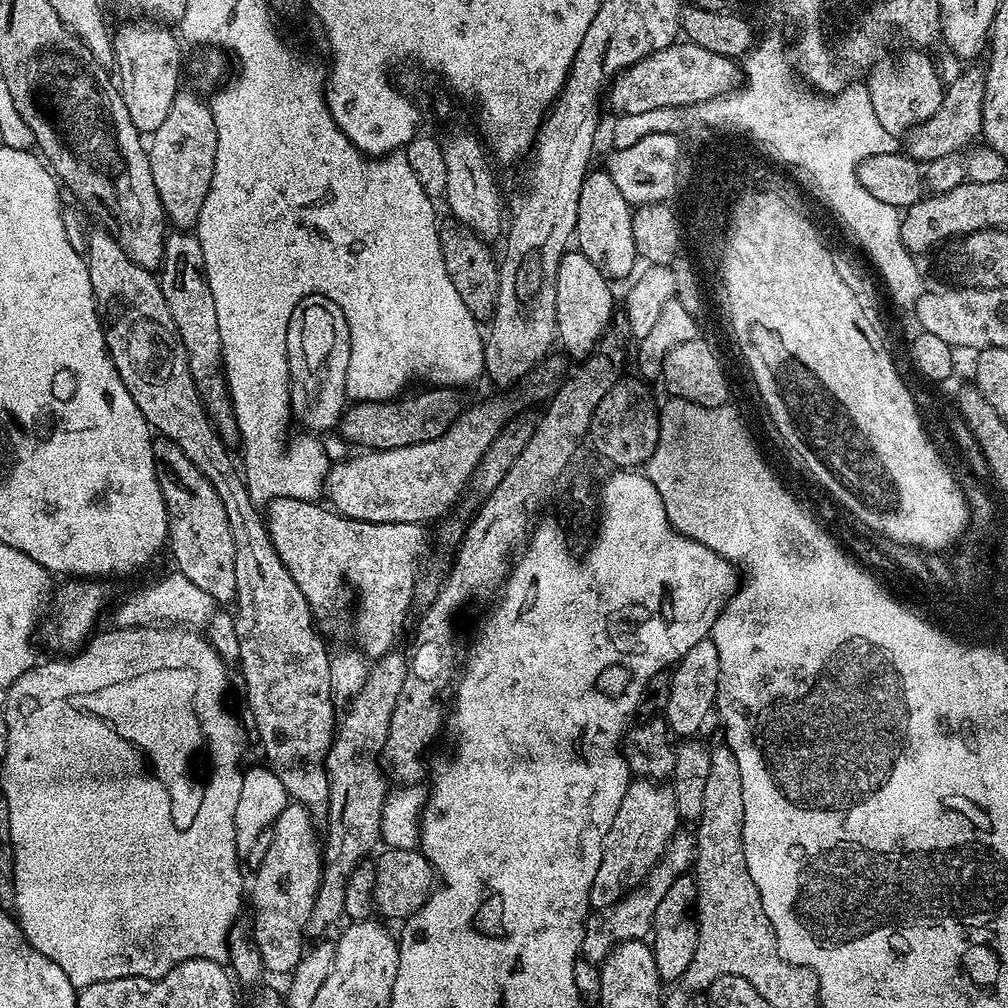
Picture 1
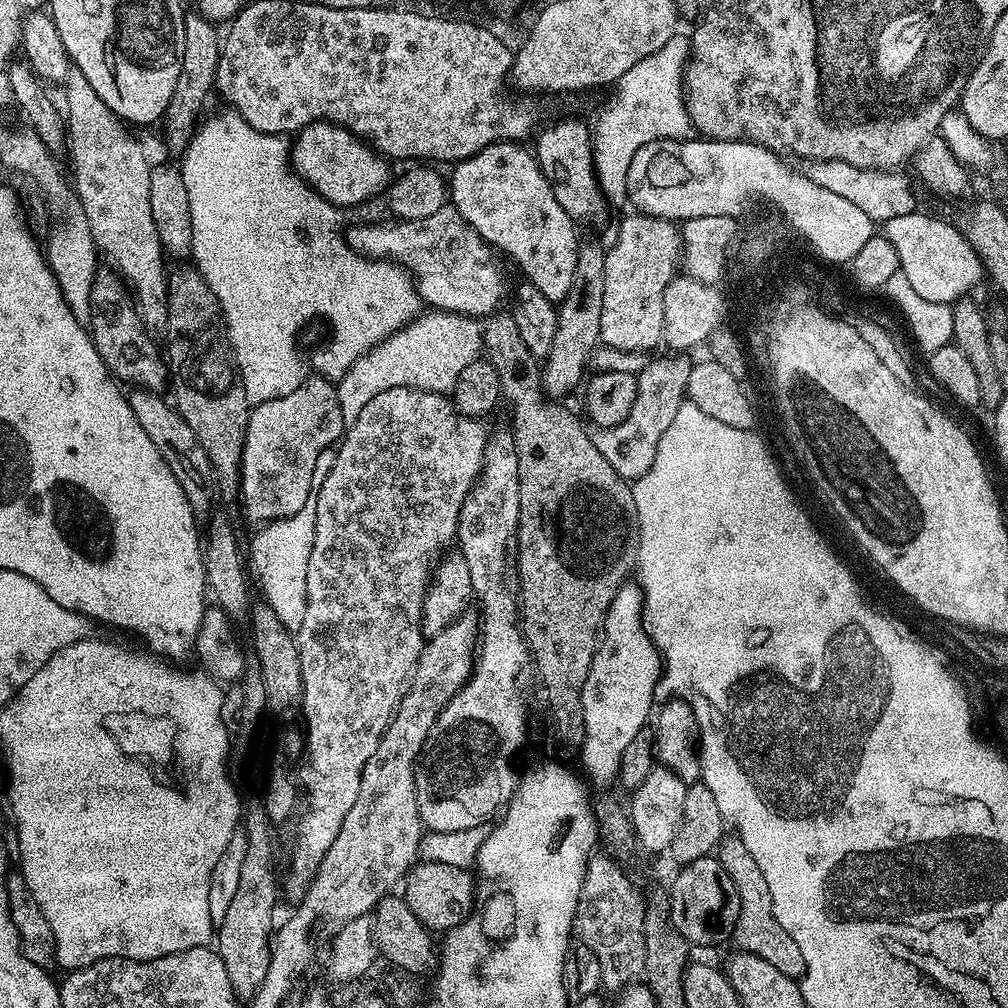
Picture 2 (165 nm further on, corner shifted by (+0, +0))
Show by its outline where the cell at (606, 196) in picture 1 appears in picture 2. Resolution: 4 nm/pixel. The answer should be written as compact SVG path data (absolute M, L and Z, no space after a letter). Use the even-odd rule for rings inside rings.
M556 120L553 124L546 124L535 137L534 155L554 190L554 198L558 198L558 206L562 206L562 210L566 210L566 214L570 214L577 222L602 219L606 201L596 173L592 150L593 133L589 125L584 125L580 120Z

